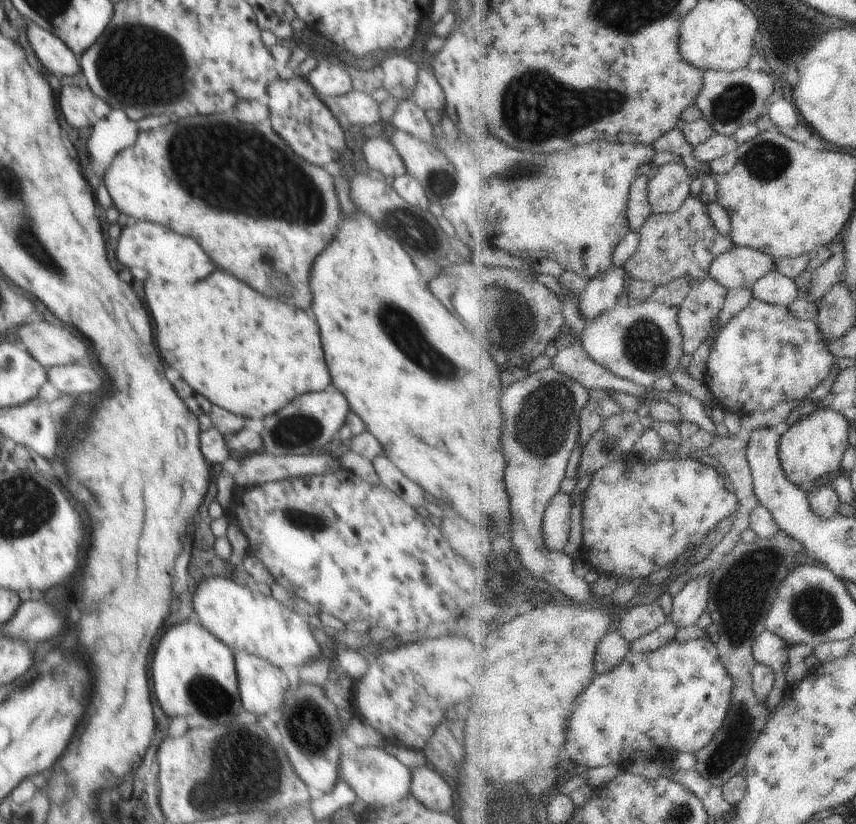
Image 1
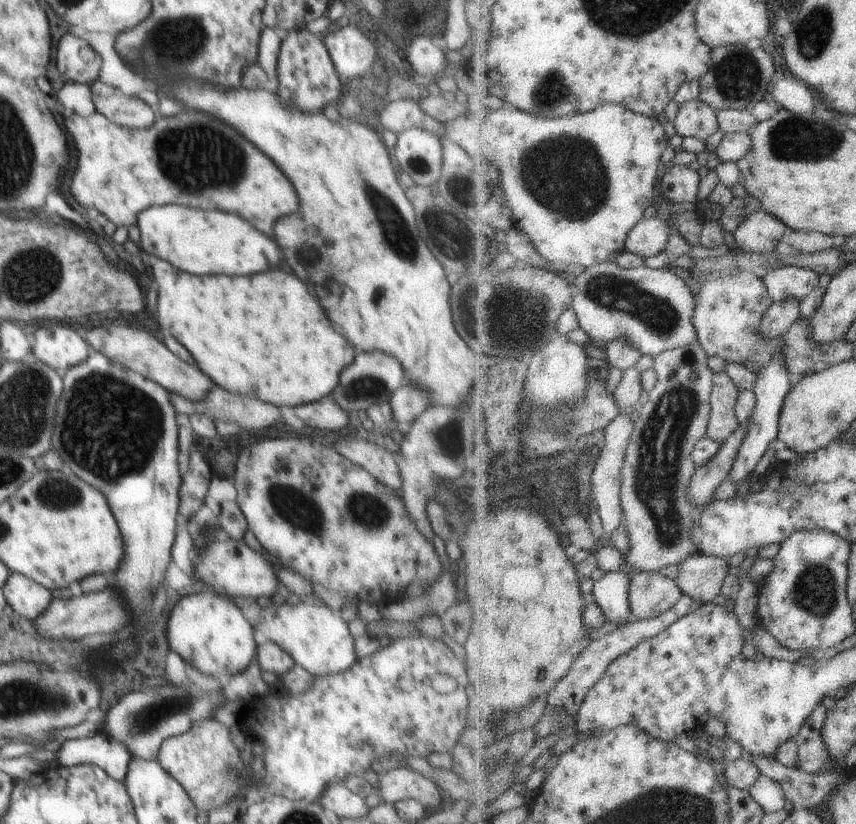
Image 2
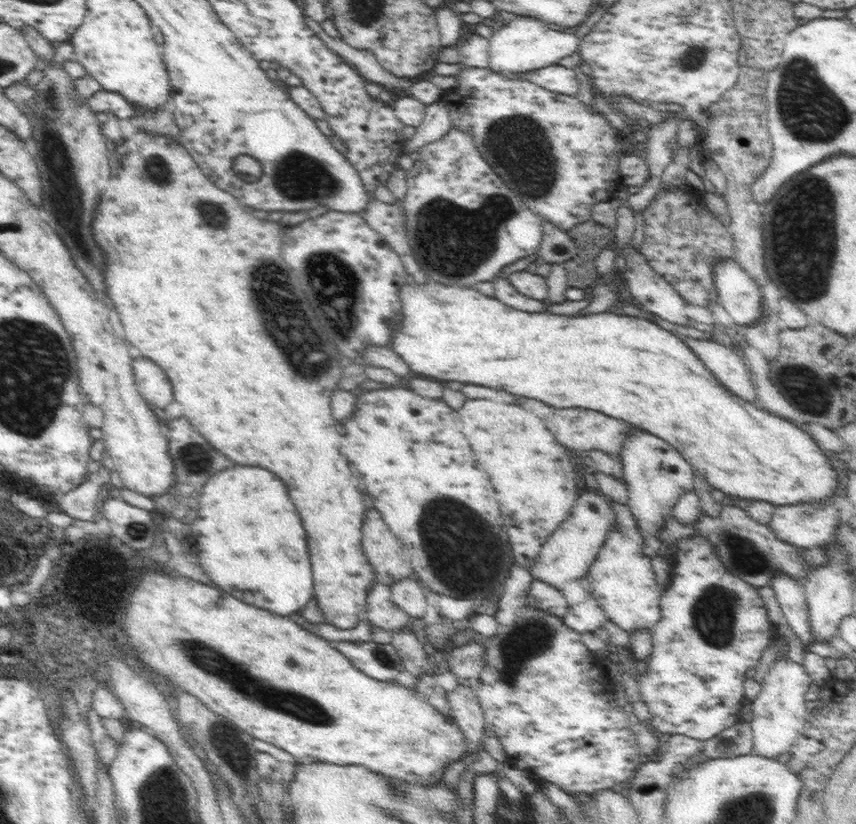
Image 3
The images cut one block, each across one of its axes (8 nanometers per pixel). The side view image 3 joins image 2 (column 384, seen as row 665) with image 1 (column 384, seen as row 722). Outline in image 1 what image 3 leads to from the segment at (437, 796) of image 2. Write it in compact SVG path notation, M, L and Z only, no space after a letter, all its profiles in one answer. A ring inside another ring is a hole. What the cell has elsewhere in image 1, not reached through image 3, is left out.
M358 747L354 752L341 755L339 774L365 806L391 805L411 792L411 769L393 754L378 747Z

